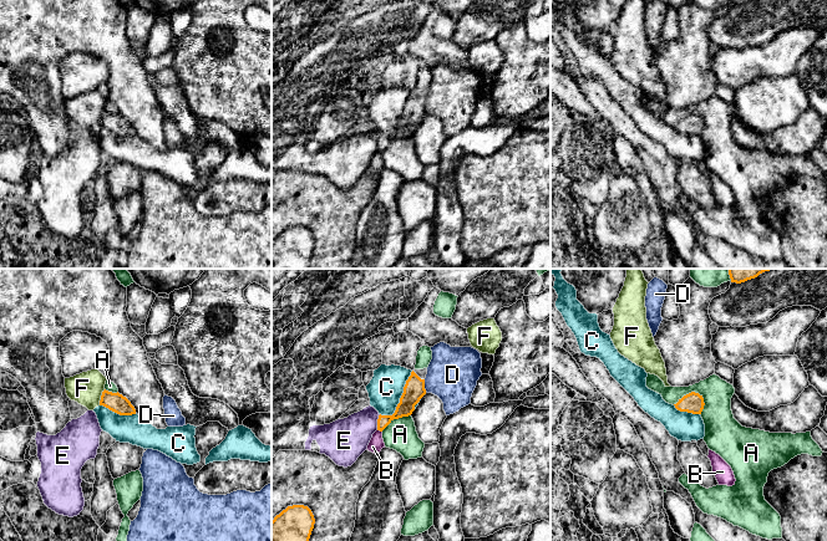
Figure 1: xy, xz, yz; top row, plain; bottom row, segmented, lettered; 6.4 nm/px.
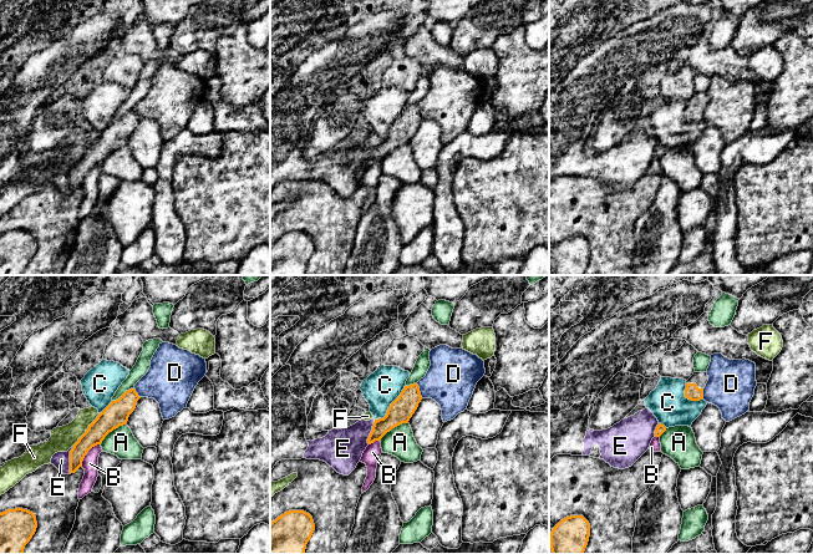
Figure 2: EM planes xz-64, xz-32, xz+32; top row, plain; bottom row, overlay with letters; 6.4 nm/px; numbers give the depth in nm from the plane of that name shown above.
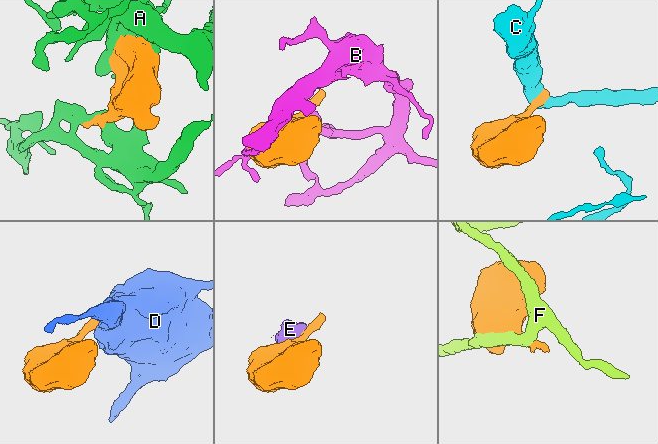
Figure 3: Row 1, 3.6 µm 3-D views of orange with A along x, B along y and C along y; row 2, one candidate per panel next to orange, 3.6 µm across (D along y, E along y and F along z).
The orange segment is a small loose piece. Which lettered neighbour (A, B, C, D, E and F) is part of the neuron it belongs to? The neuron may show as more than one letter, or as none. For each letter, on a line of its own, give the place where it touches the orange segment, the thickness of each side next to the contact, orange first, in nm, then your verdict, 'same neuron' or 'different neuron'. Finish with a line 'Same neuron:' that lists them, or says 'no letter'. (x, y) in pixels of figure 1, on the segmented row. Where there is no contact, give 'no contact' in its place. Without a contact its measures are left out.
A: yz (691, 392) | 130/200 nm | different neuron
B: xz (380, 430) | 110/90 nm | different neuron
C: xz (400, 398) | 140/220 nm | different neuron
D: xz (424, 386) | 140/320 nm | different neuron
E: xz (378, 422) | 110/280 nm | different neuron
F: xy (101, 397) | 120/220 nm | different neuron
Same neuron: no letter

